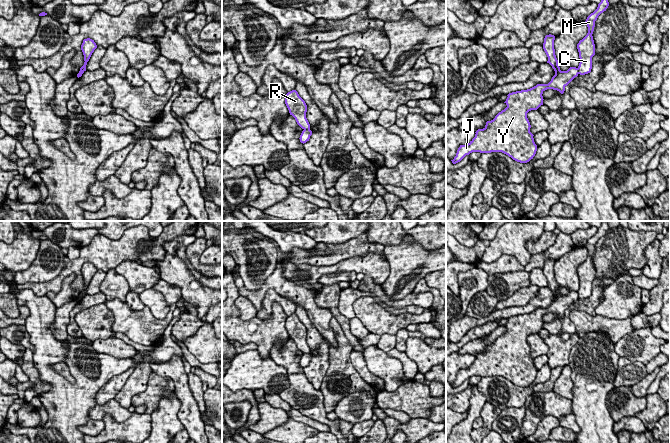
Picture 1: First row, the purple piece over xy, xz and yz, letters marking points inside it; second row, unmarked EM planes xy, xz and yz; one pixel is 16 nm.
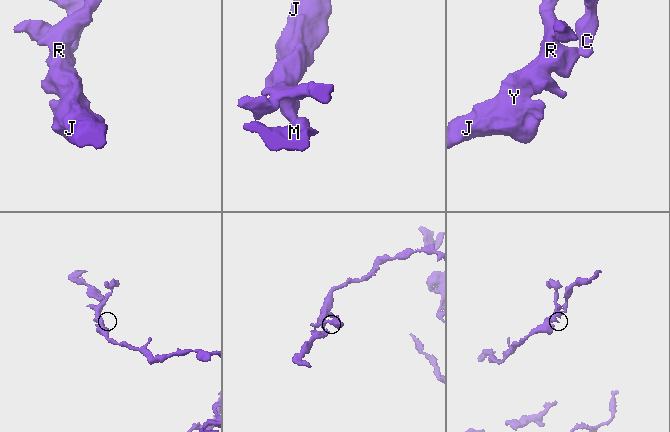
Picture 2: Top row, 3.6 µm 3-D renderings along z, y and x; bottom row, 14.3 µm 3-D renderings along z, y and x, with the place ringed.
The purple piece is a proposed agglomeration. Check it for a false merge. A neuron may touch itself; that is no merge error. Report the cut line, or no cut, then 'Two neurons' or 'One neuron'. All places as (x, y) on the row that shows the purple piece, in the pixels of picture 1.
Split along xz (309, 128), (304, 130). Two neurons

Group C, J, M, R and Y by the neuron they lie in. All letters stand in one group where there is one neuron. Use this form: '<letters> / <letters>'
C M / J R Y

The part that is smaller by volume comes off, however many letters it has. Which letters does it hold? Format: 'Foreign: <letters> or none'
Foreign: C, M

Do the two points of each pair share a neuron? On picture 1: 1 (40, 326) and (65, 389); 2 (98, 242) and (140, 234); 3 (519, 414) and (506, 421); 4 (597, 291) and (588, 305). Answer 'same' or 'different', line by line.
1: same
2: same
3: same
4: same

